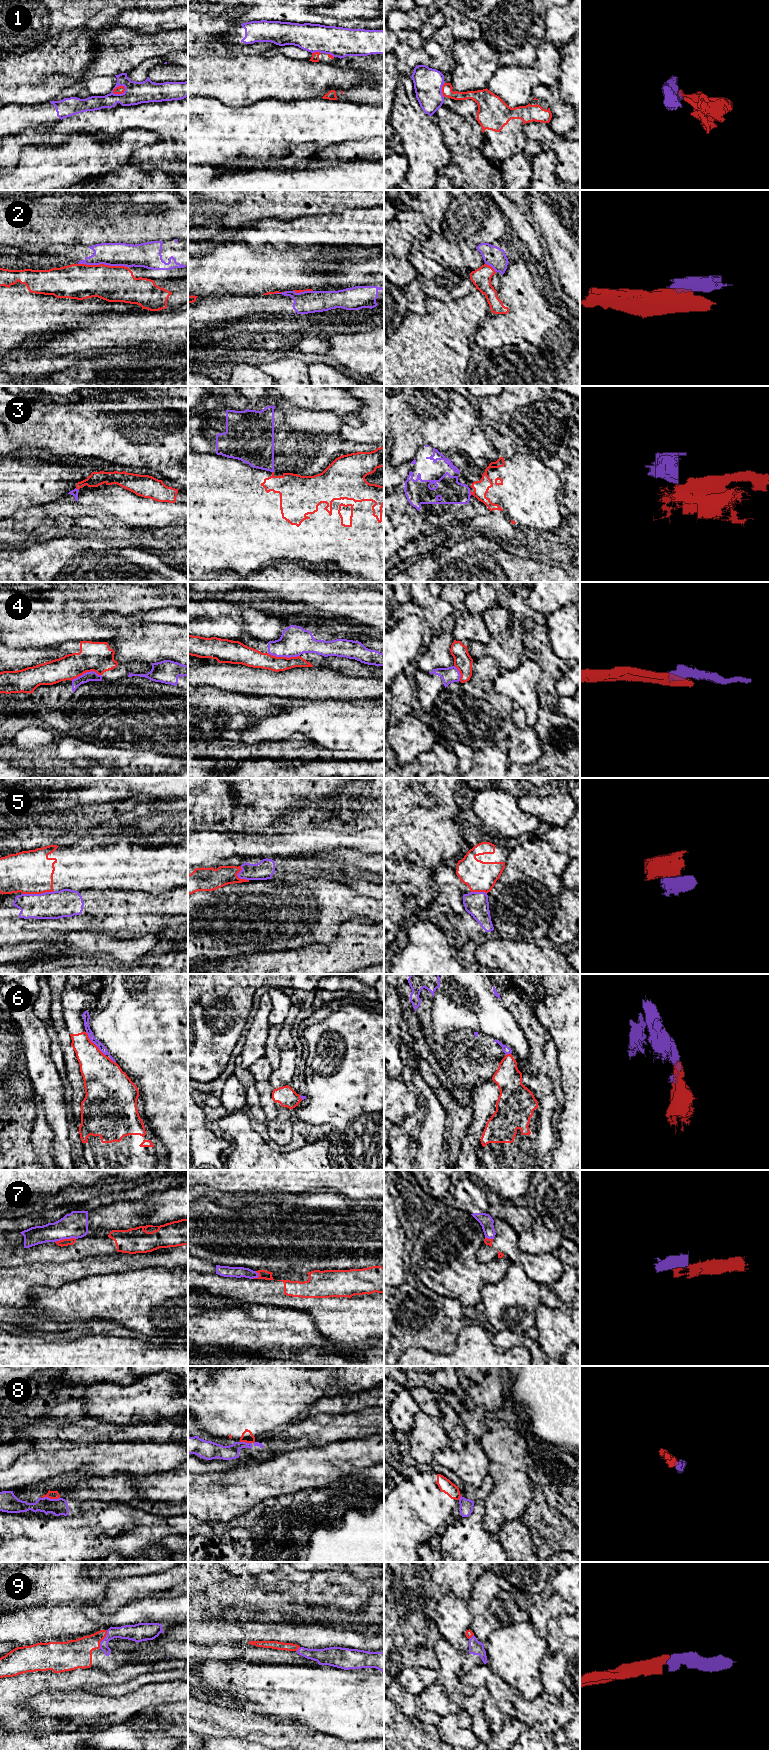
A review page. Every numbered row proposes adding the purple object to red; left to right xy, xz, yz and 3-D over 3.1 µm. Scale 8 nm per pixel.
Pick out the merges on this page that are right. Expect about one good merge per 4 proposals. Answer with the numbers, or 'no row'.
9

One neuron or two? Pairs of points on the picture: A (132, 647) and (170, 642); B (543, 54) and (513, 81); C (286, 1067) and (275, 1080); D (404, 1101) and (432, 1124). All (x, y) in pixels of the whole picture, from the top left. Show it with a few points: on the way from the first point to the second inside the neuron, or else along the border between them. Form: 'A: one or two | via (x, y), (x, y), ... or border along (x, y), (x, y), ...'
A: one | via (141, 647), (153, 647), (161, 642)
B: one | via (543, 65), (543, 68), (537, 74), (524, 78)
C: one | via (285, 1070), (278, 1077)
D: two | border along (416, 1092), (421, 1099), (423, 1107)

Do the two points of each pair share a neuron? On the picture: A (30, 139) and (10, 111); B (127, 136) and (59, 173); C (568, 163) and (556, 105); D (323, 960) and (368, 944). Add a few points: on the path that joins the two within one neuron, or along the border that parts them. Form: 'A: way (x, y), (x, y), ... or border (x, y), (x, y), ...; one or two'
A: border (28, 127), (13, 136); two
B: way (113, 153), (100, 156), (86, 156), (77, 165); one
C: border (548, 123), (557, 134), (564, 136); two
D: way (334, 960), (357, 946); one

